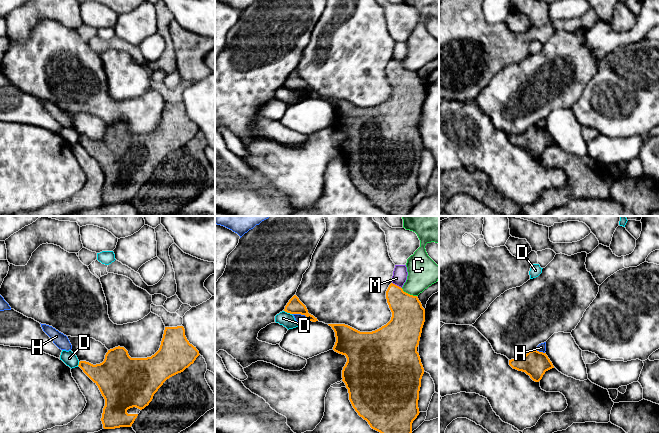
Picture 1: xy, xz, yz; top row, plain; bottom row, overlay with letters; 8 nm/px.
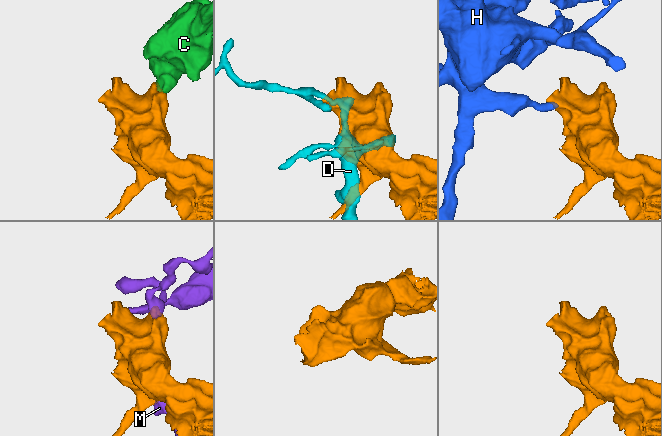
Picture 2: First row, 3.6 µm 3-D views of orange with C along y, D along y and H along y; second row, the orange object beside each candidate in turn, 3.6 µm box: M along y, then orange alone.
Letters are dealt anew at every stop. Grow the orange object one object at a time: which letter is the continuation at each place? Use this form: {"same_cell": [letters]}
{"same_cell": []}

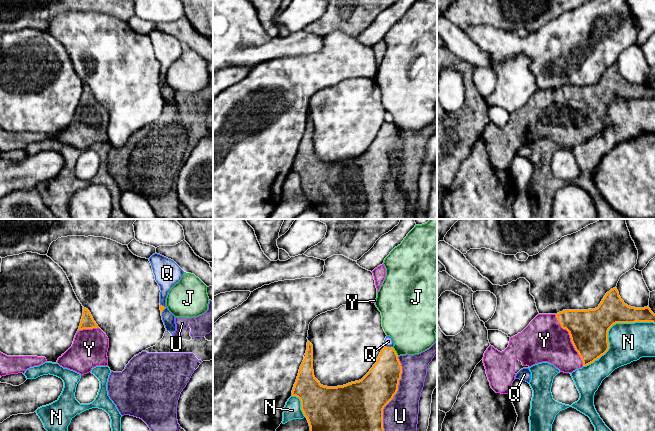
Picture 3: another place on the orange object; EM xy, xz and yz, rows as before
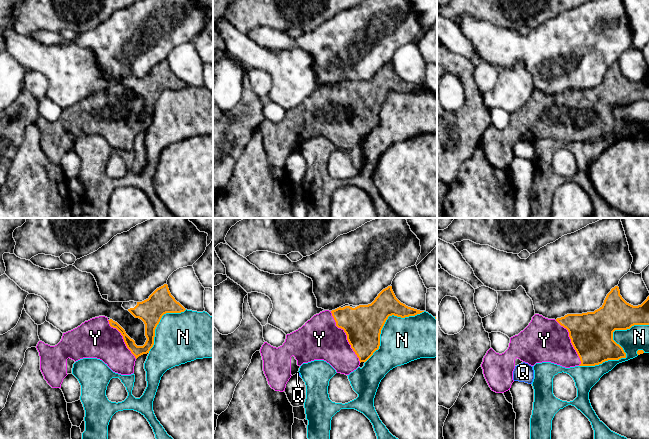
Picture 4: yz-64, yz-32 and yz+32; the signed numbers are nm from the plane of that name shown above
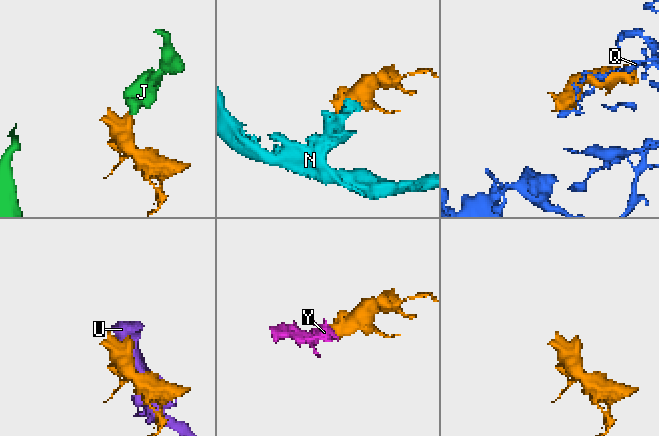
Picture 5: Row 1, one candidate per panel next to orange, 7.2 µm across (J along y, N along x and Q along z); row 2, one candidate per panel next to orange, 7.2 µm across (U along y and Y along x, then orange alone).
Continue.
{"same_cell": ["N"]}

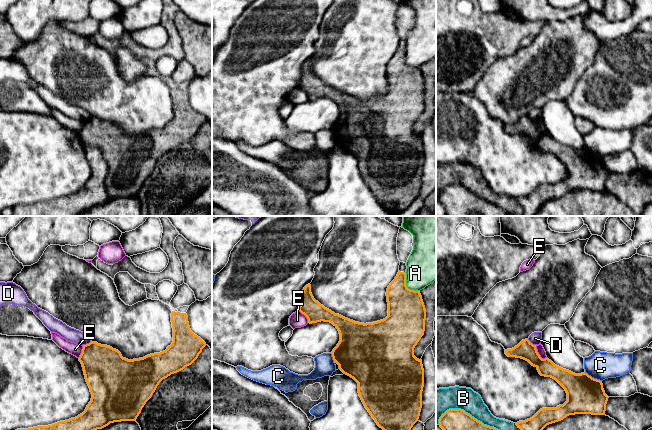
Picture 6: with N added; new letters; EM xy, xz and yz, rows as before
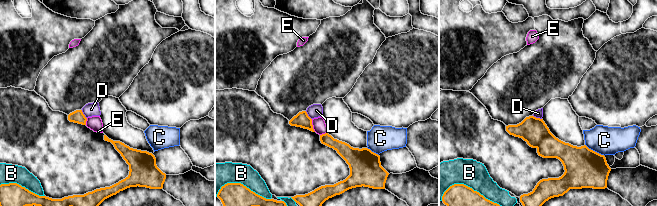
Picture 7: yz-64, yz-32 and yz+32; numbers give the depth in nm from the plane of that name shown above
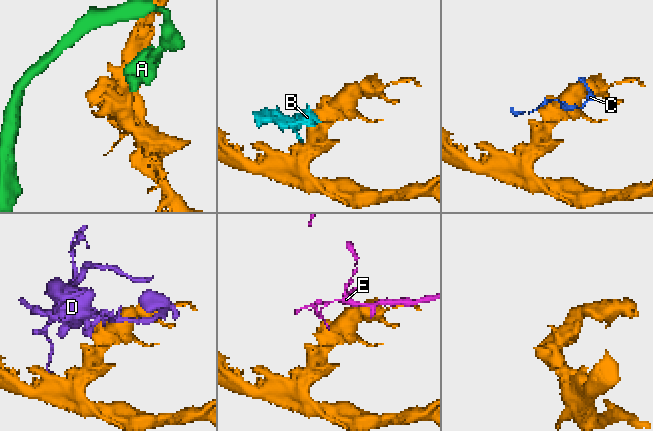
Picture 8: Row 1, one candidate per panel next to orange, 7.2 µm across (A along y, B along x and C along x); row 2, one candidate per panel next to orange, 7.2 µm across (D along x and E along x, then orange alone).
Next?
{"same_cell": []}

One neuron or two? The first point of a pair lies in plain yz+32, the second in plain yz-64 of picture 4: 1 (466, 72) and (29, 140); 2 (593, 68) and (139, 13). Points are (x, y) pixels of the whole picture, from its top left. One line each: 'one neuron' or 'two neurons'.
1: two neurons
2: one neuron

